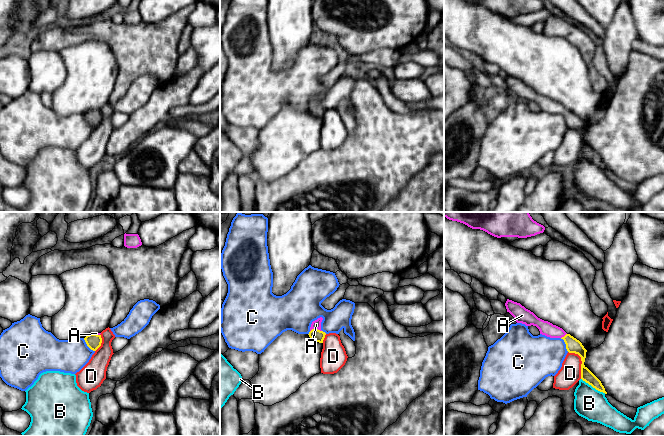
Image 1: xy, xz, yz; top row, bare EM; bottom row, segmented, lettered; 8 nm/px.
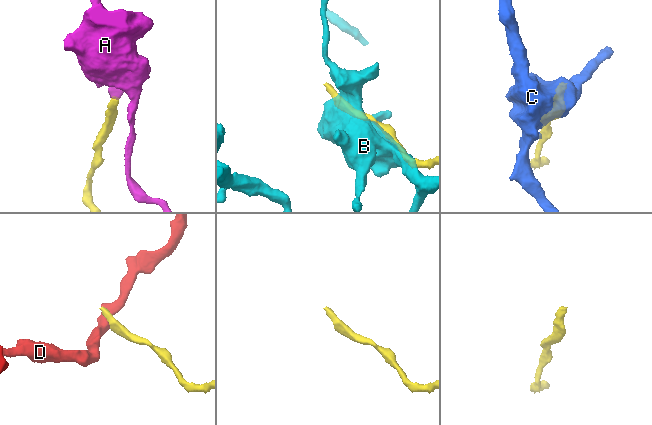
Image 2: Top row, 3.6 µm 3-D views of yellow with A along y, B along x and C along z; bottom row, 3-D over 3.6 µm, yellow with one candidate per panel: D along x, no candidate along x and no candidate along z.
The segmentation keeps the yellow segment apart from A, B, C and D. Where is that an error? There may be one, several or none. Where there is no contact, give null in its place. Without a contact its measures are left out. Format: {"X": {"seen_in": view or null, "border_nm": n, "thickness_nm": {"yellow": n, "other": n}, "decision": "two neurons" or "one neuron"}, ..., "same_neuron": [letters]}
{"A": {"seen_in": "xz", "border_nm": 100, "thickness_nm": {"yellow": 100, "other": 70}, "decision": "one neuron"}, "B": {"seen_in": "yz", "border_nm": 240, "thickness_nm": {"yellow": 100, "other": 260}, "decision": "two neurons"}, "C": {"seen_in": "xy", "border_nm": 140, "thickness_nm": {"yellow": 120, "other": 280}, "decision": "two neurons"}, "D": {"seen_in": "yz", "border_nm": 240, "thickness_nm": {"yellow": 120, "other": 180}, "decision": "two neurons"}, "same_neuron": ["A"]}

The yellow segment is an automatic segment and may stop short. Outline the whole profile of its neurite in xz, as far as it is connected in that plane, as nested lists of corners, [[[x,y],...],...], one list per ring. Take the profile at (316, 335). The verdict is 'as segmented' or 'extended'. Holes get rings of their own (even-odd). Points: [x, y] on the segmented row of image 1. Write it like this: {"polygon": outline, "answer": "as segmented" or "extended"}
{"polygon": [[[320,317],[313,321],[310,327],[309,337],[316,342],[323,343],[326,333],[321,330],[321,322],[323,318]]], "answer": "extended"}

